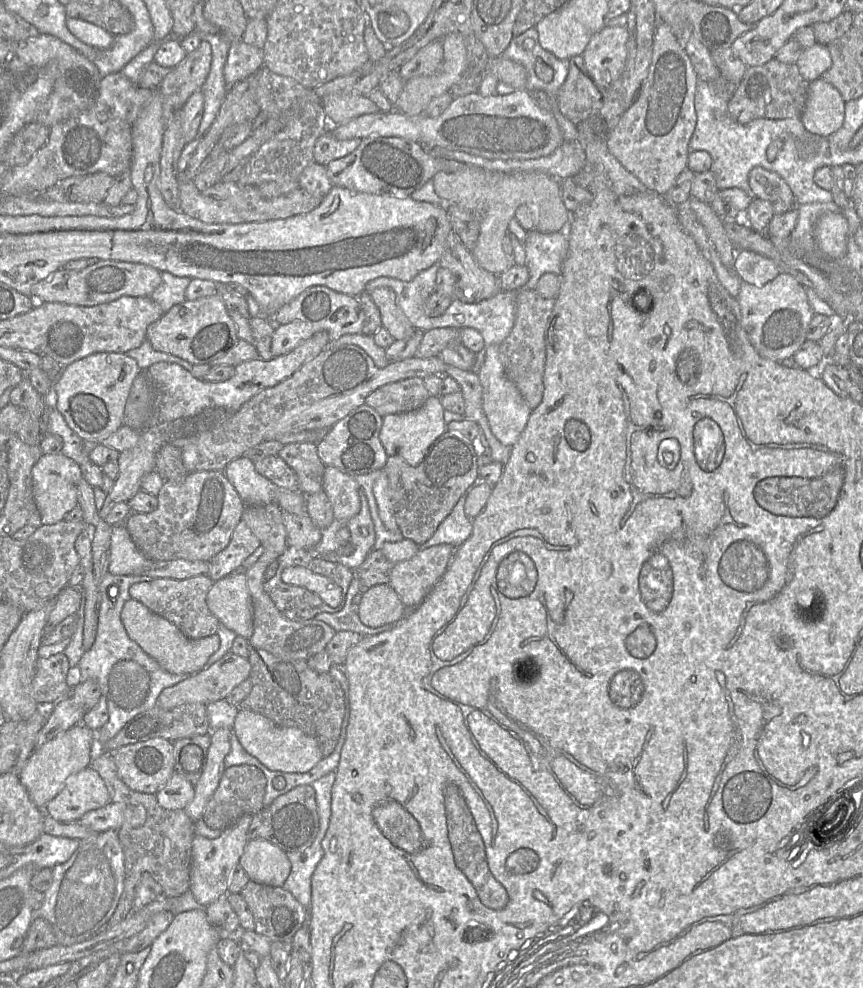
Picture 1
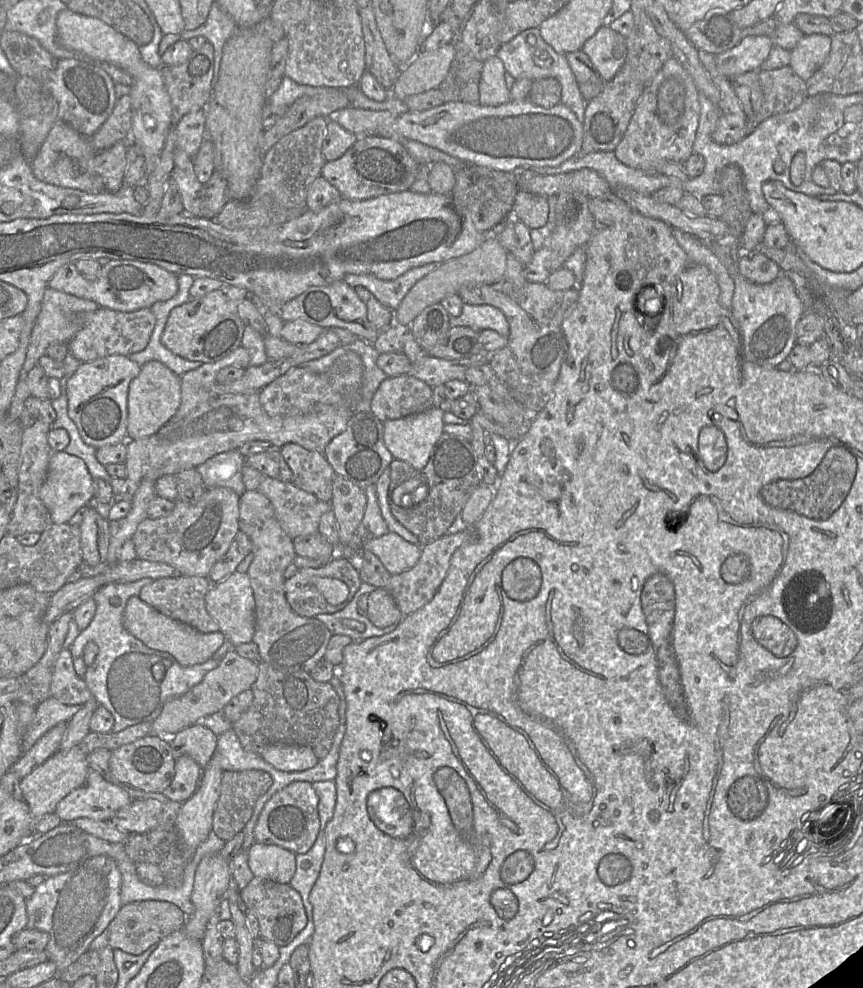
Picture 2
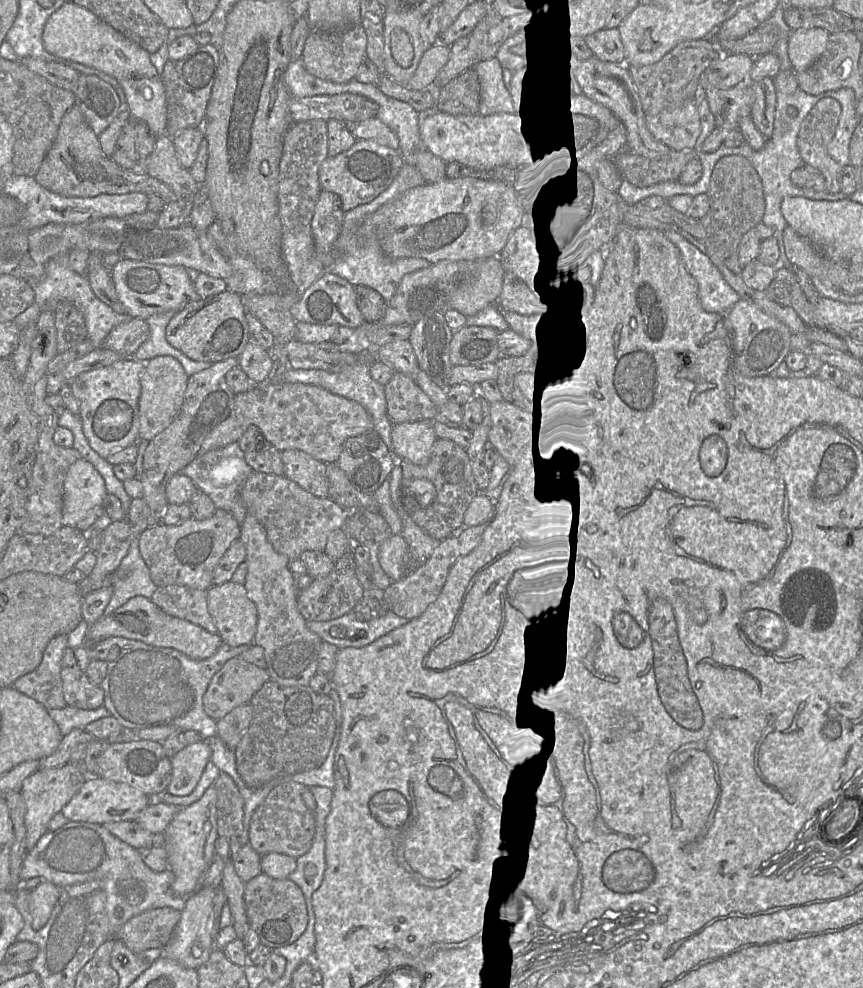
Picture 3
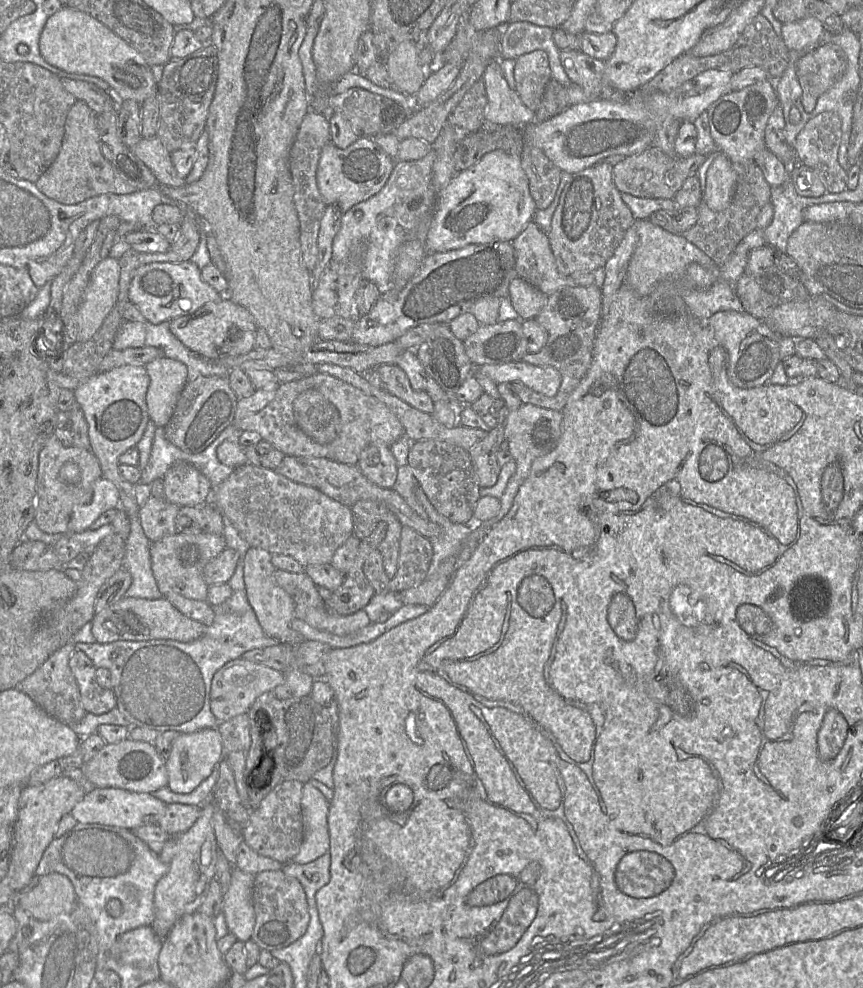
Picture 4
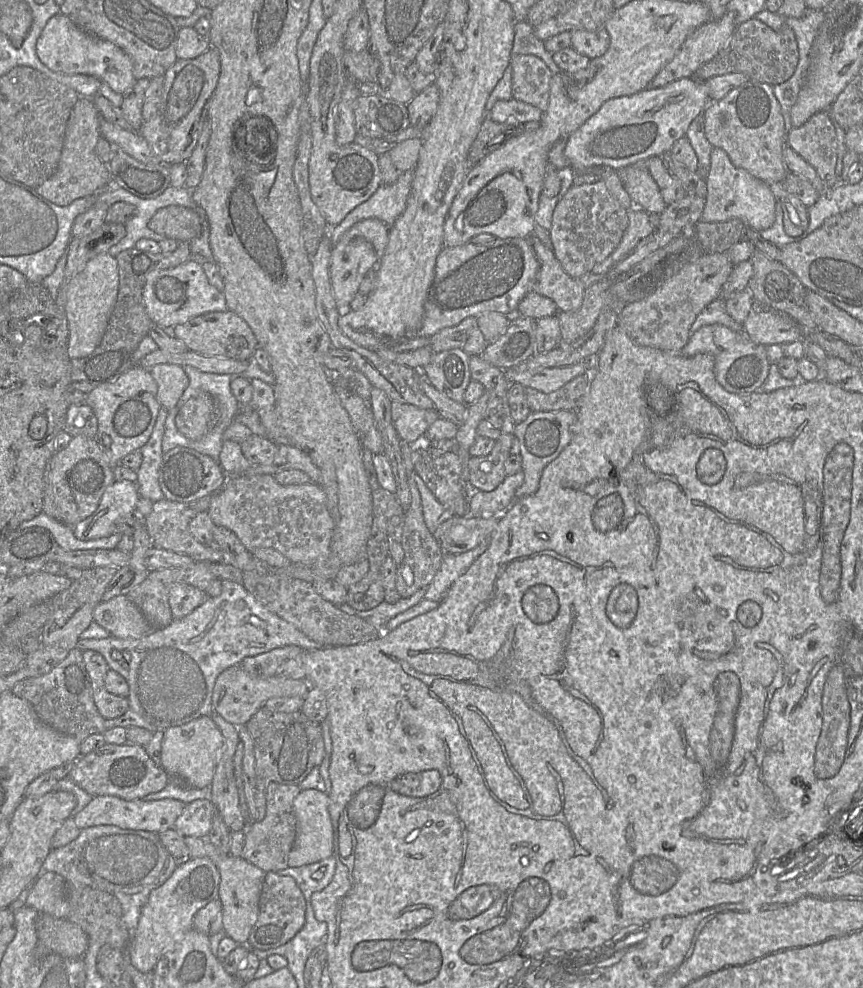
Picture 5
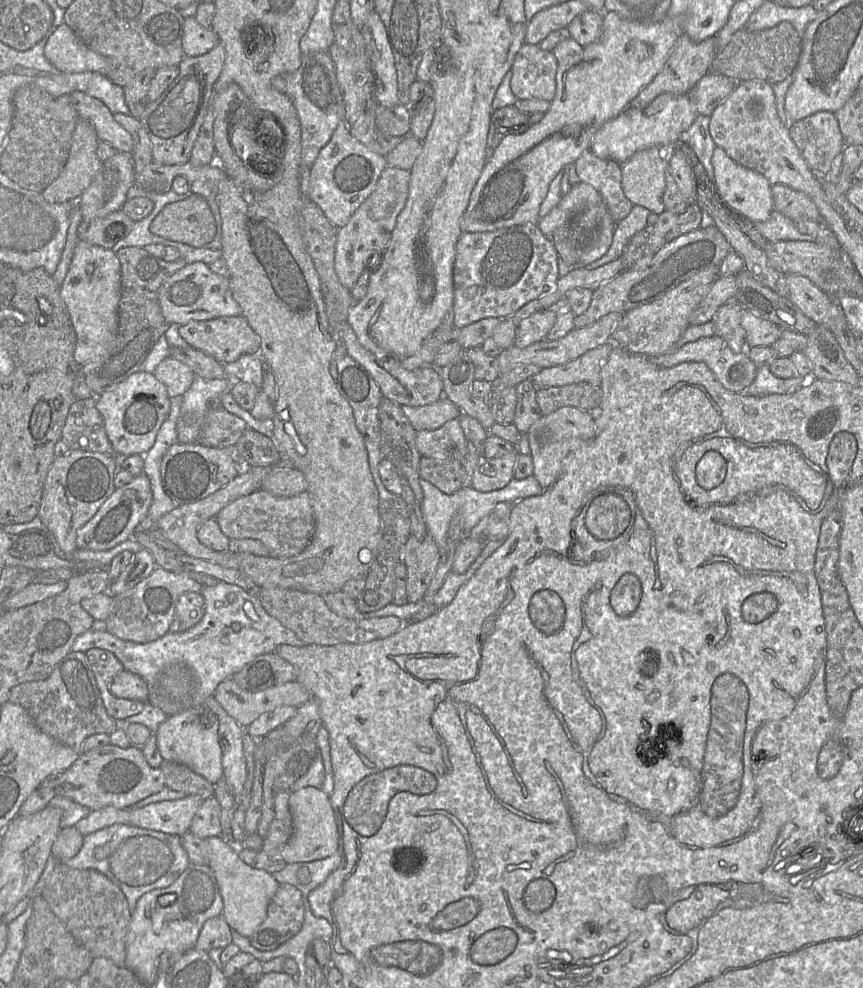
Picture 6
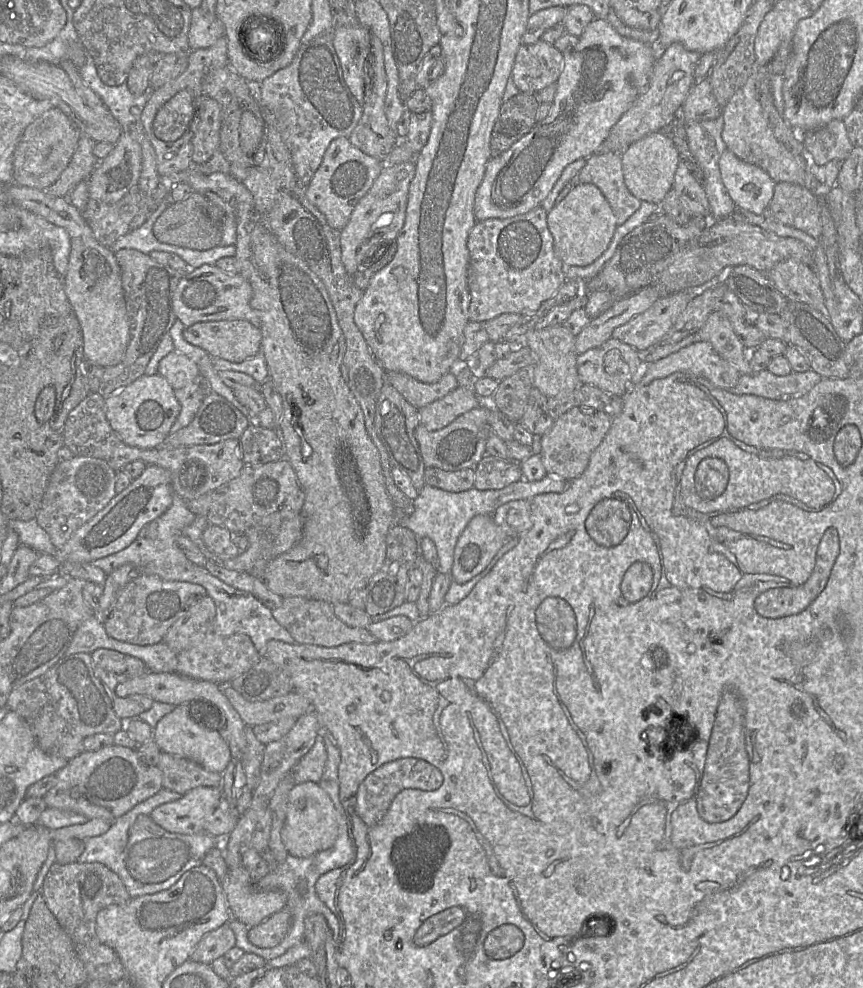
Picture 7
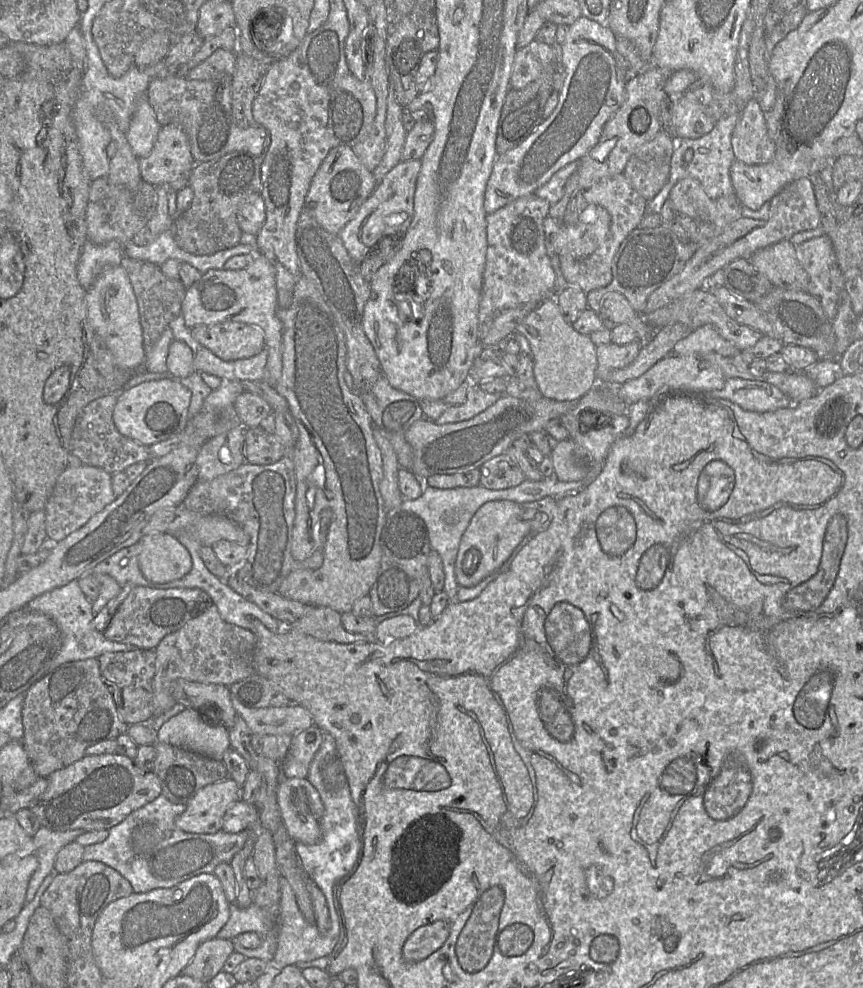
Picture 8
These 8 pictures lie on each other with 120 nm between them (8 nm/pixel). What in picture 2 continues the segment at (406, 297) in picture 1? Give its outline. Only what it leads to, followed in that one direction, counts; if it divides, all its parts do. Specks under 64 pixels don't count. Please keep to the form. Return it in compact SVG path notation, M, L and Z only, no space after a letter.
M430 263L412 268L393 280L381 280L370 274L347 274L343 280L353 289L356 286L366 288L380 303L394 312L413 285L435 270L437 265Z

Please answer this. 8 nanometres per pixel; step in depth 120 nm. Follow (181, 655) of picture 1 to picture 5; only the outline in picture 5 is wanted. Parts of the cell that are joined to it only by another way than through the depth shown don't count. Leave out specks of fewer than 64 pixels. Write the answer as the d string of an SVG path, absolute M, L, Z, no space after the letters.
M122 595L101 601L93 610L93 621L121 639L138 639L153 630L138 607Z

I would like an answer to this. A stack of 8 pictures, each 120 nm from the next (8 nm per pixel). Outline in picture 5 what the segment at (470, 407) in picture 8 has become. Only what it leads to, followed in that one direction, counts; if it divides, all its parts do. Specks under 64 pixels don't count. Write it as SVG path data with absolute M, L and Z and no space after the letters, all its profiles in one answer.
M391 402L391 419L399 438L411 445L423 439L425 432L438 418L435 409L420 409L411 404Z

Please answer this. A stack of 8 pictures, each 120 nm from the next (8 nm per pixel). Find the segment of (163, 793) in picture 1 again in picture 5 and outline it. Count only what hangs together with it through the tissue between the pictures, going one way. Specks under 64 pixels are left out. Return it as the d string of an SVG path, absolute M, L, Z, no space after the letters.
M202 716L186 724L167 728L161 746L161 767L169 776L182 778L190 787L210 787L223 744L224 737L211 716Z

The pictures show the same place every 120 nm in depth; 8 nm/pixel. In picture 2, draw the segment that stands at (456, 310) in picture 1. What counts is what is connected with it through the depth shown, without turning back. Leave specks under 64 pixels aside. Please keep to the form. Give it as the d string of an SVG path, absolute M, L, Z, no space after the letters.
M463 304L459 316L450 316L450 327L467 326L476 331L492 329L504 337L509 336L509 323L504 313L498 308L483 304Z

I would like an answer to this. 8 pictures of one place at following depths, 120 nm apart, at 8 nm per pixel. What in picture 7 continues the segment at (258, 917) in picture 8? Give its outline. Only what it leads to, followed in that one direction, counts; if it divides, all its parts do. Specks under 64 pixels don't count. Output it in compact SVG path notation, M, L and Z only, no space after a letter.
M288 854L282 864L277 864L276 868L271 870L264 878L254 882L254 889L261 891L280 890L287 897L286 907L290 910L292 916L291 927L286 937L275 947L258 948L251 944L248 939L249 928L236 919L231 919L228 923L230 929L235 935L235 946L242 949L245 953L252 953L262 957L265 961L273 960L283 955L289 948L304 941L304 920L313 913L324 913L328 907L318 898L315 891L316 874L312 869L313 859L308 861L298 861L295 857Z

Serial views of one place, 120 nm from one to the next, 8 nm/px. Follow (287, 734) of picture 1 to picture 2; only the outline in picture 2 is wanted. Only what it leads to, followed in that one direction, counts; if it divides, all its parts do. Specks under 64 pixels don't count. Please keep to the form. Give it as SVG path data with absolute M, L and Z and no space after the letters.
M270 744L263 746L259 754L274 768L287 772L310 769L319 760L309 746Z

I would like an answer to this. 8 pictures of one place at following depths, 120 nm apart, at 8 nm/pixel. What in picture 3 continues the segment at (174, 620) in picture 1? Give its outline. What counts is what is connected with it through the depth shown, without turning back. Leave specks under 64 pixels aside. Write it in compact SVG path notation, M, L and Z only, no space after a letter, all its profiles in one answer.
M181 585L162 586L156 588L150 600L170 616L187 620L210 633L217 633L217 627L208 612L207 590Z

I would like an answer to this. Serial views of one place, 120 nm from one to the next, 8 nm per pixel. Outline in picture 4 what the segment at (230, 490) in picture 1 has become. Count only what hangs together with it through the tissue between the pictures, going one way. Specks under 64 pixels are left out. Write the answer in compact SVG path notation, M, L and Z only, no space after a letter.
M175 533L151 542L149 553L151 569L162 597L177 593L185 598L206 601L209 585L204 581L203 569L208 562L226 548L223 535L198 533Z

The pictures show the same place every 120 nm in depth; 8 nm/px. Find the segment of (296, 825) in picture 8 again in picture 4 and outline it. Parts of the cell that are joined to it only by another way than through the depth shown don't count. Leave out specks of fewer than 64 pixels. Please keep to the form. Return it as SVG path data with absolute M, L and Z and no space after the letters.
M304 783L301 798L304 840L293 862L307 864L329 851L329 806L330 803L318 789L311 783Z

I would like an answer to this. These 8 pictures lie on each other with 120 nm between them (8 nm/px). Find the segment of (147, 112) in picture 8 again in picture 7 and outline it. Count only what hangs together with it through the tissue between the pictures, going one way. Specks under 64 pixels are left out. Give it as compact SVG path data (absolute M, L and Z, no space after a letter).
M123 132L113 151L101 160L89 178L90 200L114 203L136 187L142 169L140 144Z

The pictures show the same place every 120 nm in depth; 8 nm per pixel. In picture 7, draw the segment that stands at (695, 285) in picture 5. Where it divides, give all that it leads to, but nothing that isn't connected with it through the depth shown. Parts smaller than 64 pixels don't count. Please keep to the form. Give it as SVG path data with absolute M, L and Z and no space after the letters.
M687 290L660 298L649 309L614 329L611 338L643 353L660 344L692 299Z

